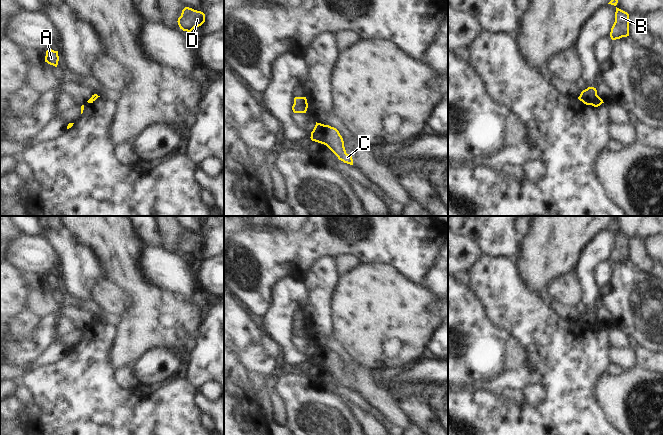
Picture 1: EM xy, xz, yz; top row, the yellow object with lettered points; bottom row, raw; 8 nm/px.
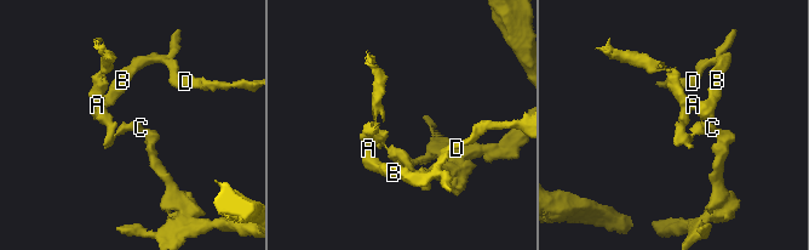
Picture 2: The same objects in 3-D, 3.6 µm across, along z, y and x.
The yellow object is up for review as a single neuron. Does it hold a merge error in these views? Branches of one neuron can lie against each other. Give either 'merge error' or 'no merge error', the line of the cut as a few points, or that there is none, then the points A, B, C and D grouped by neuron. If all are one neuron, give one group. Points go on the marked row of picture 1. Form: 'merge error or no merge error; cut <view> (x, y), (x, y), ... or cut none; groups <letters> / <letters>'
merge error; cut xy (88, 100), (92, 101); groups A B D / C

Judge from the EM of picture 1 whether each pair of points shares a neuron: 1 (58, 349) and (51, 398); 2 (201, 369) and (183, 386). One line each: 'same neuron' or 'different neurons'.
1: different neurons
2: different neurons

